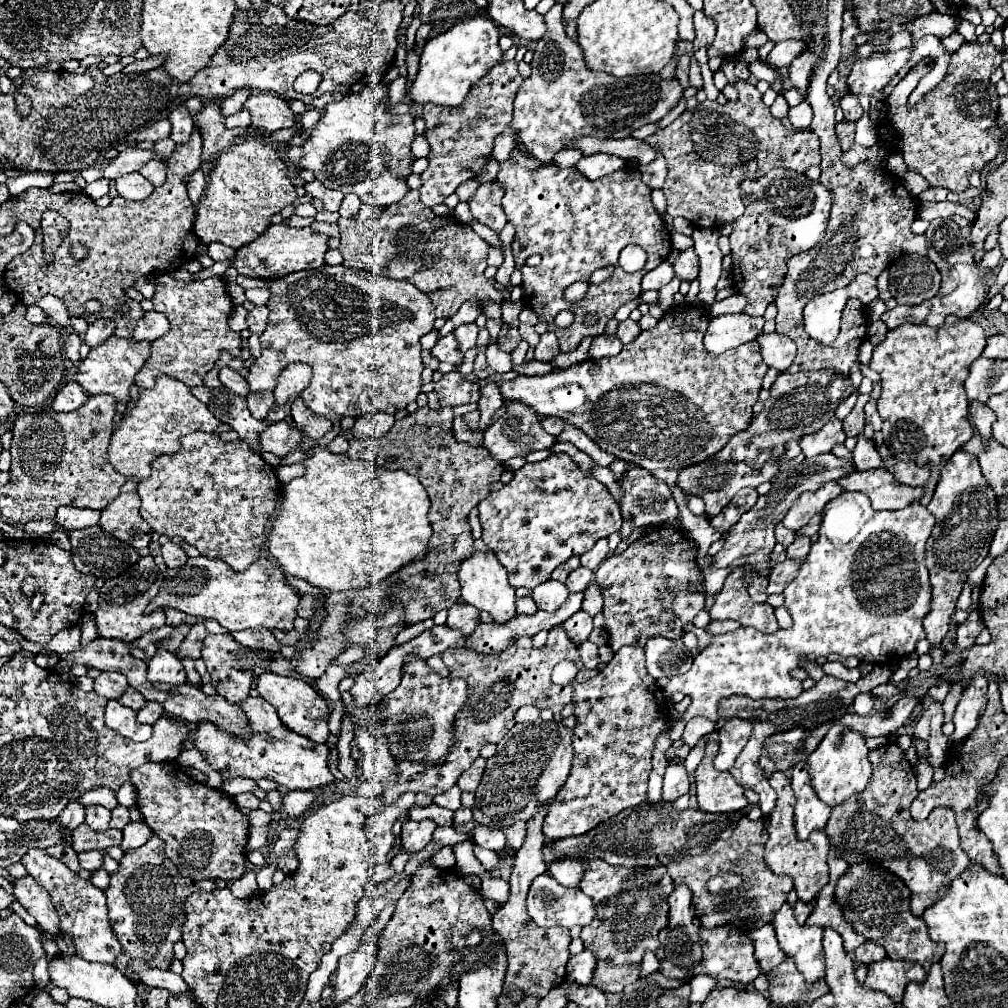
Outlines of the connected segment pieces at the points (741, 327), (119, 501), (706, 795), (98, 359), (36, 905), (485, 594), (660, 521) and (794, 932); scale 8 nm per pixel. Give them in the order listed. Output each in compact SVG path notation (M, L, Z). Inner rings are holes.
M744 313L712 317L704 333L704 349L712 355L720 355L742 343L754 341L764 323L764 317L750 317Z
M122 493L102 511L98 525L116 539L134 545L134 549L148 547L152 529L140 517L138 509L140 497L136 493Z
M708 741L706 755L696 769L698 805L706 813L732 813L748 805L744 787L740 787L728 771L714 769L718 741Z
M116 335L108 337L104 345L98 345L98 349L90 349L88 357L82 359L76 381L82 385L86 393L110 393L116 397L116 401L128 403L130 401L130 385L134 383L134 375L138 369L146 363L150 357L150 343L148 341L134 341L134 339L120 339Z
M32 877L18 879L18 883L14 885L14 897L36 919L40 931L50 933L50 935L60 933L58 929L60 919L52 905L52 899L46 893L46 889L42 889Z
M474 551L470 557L466 557L460 565L458 579L462 585L462 601L478 607L480 611L488 611L496 623L506 623L516 615L516 595L514 587L508 583L508 573L504 565L494 557L494 553L488 551Z
M616 459L610 465L610 469L612 469L614 477L618 479L618 483L622 485L622 489L624 489L624 499L620 503L620 509L622 509L622 529L620 529L620 537L622 539L630 537L630 533L636 527L650 527L650 525L660 527L660 525L666 525L672 519L678 519L680 511L678 511L676 501L672 497L672 489L664 481L656 479L650 471L646 471L646 469L638 467L638 465L632 465L628 461L618 461Z
M782 905L772 921L776 939L786 957L794 957L796 969L804 975L806 983L816 983L826 977L824 951L822 951L822 927L798 925L790 905Z

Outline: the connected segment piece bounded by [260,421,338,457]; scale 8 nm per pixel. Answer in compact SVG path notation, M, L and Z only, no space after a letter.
M280 421L280 423L270 423L268 429L264 429L260 433L260 451L270 451L278 457L286 457L288 451L294 447L294 445L302 445L302 449L312 449L312 447L326 447L334 437L338 435L338 431L330 431L328 435L324 435L322 439L318 441L312 441L308 439L306 435L302 435L298 429L290 429L286 421Z

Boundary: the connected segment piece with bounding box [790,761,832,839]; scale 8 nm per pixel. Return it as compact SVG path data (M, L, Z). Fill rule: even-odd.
M800 761L792 767L790 785L796 795L794 827L796 827L798 839L810 837L812 831L824 831L832 809L828 805L822 805L822 801L818 801L818 795L814 793L812 785L810 785L810 775L806 773L804 761Z

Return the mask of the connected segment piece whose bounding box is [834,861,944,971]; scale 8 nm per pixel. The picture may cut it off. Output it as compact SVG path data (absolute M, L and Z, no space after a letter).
M864 861L846 869L846 875L842 875L836 883L834 895L838 907L842 909L846 921L854 927L854 931L882 945L886 949L886 957L920 963L926 971L930 971L930 965L942 959L944 945L934 943L928 935L926 923L910 913L910 889L900 885L902 879L898 879L894 873Z

